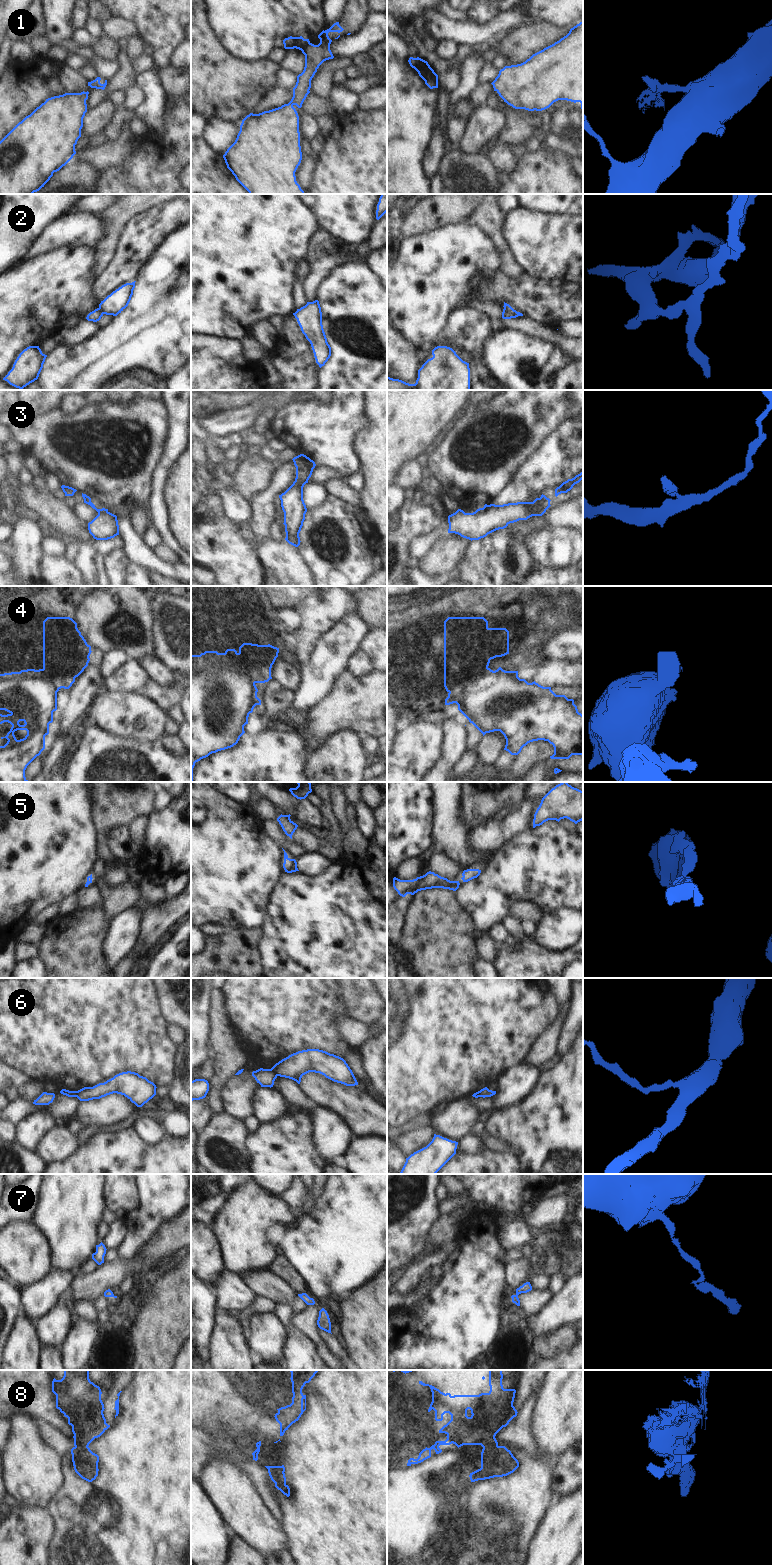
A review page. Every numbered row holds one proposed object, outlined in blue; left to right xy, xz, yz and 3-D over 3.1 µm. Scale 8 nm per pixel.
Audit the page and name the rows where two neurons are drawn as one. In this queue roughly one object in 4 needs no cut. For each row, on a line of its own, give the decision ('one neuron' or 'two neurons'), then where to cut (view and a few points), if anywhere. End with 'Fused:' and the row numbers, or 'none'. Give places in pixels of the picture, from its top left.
1: one neuron | no cut
2: two neurons | yz (504, 307), (517, 316)
3: two neurons | xy (107, 510), (98, 514)
4: two neurons | yz (487, 666), (480, 673), (476, 673), (463, 687), (449, 693)
5: one neuron | no cut
6: two neurons | xz (271, 1068), (277, 1075)
7: one neuron | no cut
8: two neurons | xz (276, 1466), (276, 1473), (280, 1476)
Fused: 2, 3, 4, 6, 8

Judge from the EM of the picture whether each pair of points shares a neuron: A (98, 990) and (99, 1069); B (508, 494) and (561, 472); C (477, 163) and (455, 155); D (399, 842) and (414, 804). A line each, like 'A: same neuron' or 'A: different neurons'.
A: same neuron
B: same neuron
C: same neuron
D: same neuron

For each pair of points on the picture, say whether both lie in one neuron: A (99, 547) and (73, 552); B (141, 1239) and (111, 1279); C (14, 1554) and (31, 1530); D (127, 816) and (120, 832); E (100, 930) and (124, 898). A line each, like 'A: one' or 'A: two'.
A: one
B: two
C: one
D: two
E: two

